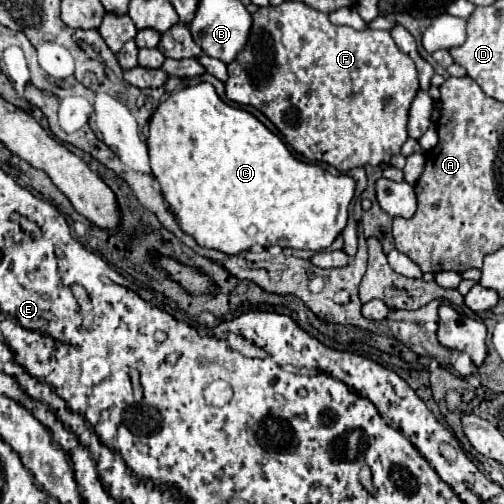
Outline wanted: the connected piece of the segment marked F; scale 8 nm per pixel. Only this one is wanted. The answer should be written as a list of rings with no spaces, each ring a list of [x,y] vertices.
[[[282,2],[280,6],[266,8],[266,12],[252,14],[252,28],[250,28],[248,42],[238,52],[236,62],[228,64],[228,80],[226,80],[226,96],[232,102],[258,108],[280,130],[280,134],[286,138],[286,142],[298,154],[302,154],[310,162],[326,162],[326,164],[334,166],[340,172],[348,172],[352,168],[366,166],[366,164],[378,166],[380,162],[388,162],[394,154],[400,154],[402,144],[408,140],[408,130],[406,130],[408,108],[410,108],[410,102],[416,96],[416,92],[418,92],[416,66],[404,52],[398,50],[398,46],[392,40],[390,32],[386,32],[386,30],[364,30],[364,32],[358,32],[358,30],[354,30],[350,26],[336,26],[336,24],[332,24],[328,20],[328,14],[324,14],[320,10],[314,10],[314,8],[306,6],[304,2]]]

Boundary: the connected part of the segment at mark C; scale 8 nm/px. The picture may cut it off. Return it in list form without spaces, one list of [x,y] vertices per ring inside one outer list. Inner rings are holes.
[[[200,82],[196,86],[188,86],[188,88],[182,88],[182,90],[176,90],[168,96],[166,102],[162,102],[154,116],[150,118],[150,124],[148,124],[148,150],[150,150],[150,166],[152,166],[152,174],[156,176],[160,188],[162,188],[162,194],[164,194],[164,200],[170,204],[170,210],[172,214],[176,216],[182,232],[186,232],[188,236],[192,236],[200,246],[206,246],[206,248],[216,248],[216,250],[222,250],[226,254],[240,254],[244,250],[250,250],[254,244],[260,244],[264,248],[274,246],[284,246],[284,248],[298,248],[298,250],[314,250],[314,252],[320,252],[324,248],[328,248],[336,236],[344,230],[346,222],[348,222],[348,204],[354,196],[354,190],[356,190],[356,182],[354,178],[350,176],[332,176],[330,172],[322,170],[318,164],[306,164],[306,162],[300,162],[296,160],[286,144],[276,136],[272,134],[260,120],[256,120],[250,112],[246,110],[240,110],[240,108],[232,108],[228,106],[226,102],[222,102],[214,90],[212,84],[208,82]]]

